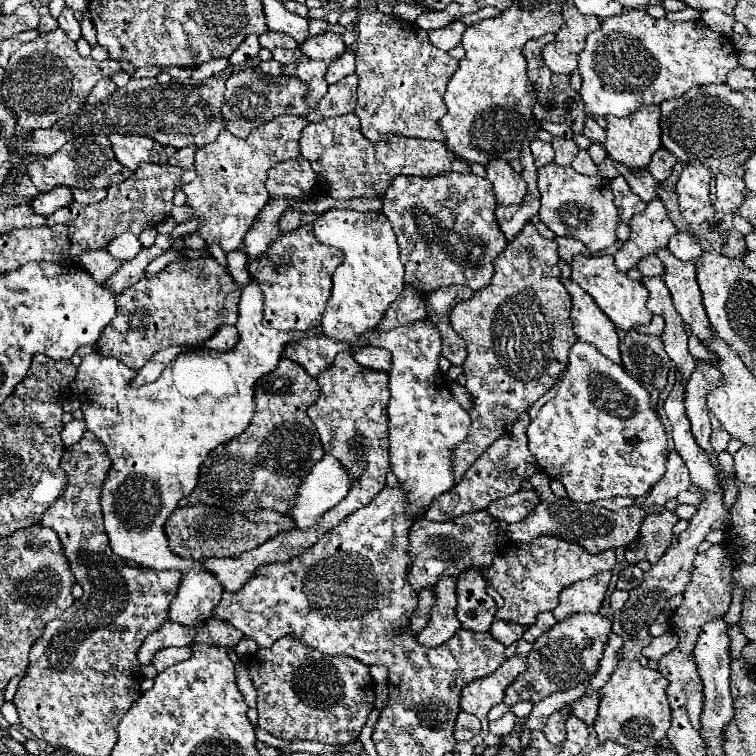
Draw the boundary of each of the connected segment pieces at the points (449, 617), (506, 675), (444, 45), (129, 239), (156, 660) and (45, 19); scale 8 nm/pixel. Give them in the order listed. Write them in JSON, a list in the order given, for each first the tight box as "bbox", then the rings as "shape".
[{"bbox":[416,577,460,647],"shape":[[[442,577],[432,591],[436,591],[436,607],[432,607],[428,625],[416,635],[416,641],[426,647],[446,643],[460,629],[456,619],[456,577]]]},{"bbox":[460,655,528,719],"shape":[[[514,655],[506,659],[492,675],[484,679],[476,679],[462,689],[460,709],[476,715],[478,719],[486,719],[488,711],[498,705],[504,697],[504,689],[528,667],[524,655]]]},{"bbox":[428,21,466,51],"shape":[[[454,21],[452,25],[446,25],[446,27],[442,27],[442,29],[430,31],[430,33],[428,33],[428,39],[430,39],[430,43],[432,43],[434,47],[438,47],[438,49],[442,49],[442,51],[450,51],[450,49],[454,49],[456,45],[460,45],[460,37],[462,37],[464,29],[466,29],[464,23]]]},{"bbox":[106,233,142,261],"shape":[[[122,233],[120,237],[112,239],[112,241],[108,243],[108,247],[106,247],[106,251],[108,251],[110,255],[114,255],[116,259],[122,259],[122,261],[134,259],[140,249],[142,249],[142,243],[140,243],[140,239],[138,239],[136,235],[132,235],[132,233]]]},{"bbox":[152,647,192,671],"shape":[[[164,647],[160,651],[156,651],[156,655],[152,657],[152,665],[156,667],[156,671],[164,671],[166,667],[186,661],[192,657],[192,649],[190,647]]]},{"bbox":[36,7,58,35],"shape":[[[40,7],[40,23],[38,23],[36,31],[40,35],[46,35],[46,33],[50,33],[54,29],[58,29],[58,21],[48,13],[48,7]]]}]

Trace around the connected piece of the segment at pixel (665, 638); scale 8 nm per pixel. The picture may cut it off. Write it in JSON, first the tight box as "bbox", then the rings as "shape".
{"bbox":[642,629,678,659],"shape":[[[668,629],[664,635],[660,635],[660,637],[654,637],[652,641],[650,641],[650,645],[646,645],[644,649],[642,649],[642,655],[646,657],[646,659],[660,659],[660,657],[664,657],[666,653],[670,653],[674,647],[678,645],[678,637],[676,637],[676,633],[672,633],[672,629]]]}

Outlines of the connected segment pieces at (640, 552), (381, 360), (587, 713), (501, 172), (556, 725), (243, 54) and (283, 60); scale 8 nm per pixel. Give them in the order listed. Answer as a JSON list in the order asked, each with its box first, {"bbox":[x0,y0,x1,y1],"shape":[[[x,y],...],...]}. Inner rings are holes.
[{"bbox":[626,509,676,563],"shape":[[[668,509],[648,515],[641,525],[636,541],[626,547],[627,561],[638,563],[642,559],[648,559],[650,563],[656,563],[672,545],[672,527],[676,521],[676,513]]]},{"bbox":[352,347,390,371],"shape":[[[380,347],[356,349],[356,353],[352,353],[352,355],[360,365],[364,365],[368,369],[378,369],[378,371],[390,369],[390,353],[386,349],[380,349]]]},{"bbox":[572,693,600,725],"shape":[[[586,693],[572,703],[572,713],[578,719],[592,725],[596,715],[598,715],[598,703],[600,703],[600,693]]]},{"bbox":[486,159,526,205],"shape":[[[494,159],[486,165],[486,177],[492,183],[498,205],[518,205],[526,195],[526,183],[522,177],[502,159]]]},{"bbox":[544,711,566,745],"shape":[[[556,711],[548,717],[548,723],[544,727],[544,735],[552,745],[558,745],[566,739],[566,729],[564,729],[564,719],[566,719],[566,711]]]},{"bbox":[228,34,261,65],"shape":[[[258,34],[249,35],[243,43],[228,58],[230,65],[242,65],[256,57],[261,49]]]},{"bbox":[272,49,304,65],"shape":[[[274,49],[272,51],[274,61],[278,61],[280,65],[288,65],[288,63],[298,63],[304,55],[300,53],[300,49]]]}]

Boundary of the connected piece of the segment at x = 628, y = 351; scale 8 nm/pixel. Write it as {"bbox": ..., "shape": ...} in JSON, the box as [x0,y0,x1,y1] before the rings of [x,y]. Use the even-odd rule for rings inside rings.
{"bbox":[618,329,670,391],"shape":[[[618,329],[618,335],[620,335],[622,363],[626,371],[634,379],[650,383],[662,391],[670,369],[670,359],[664,351],[664,343],[660,341],[660,337],[640,335],[636,329],[632,331]]]}

